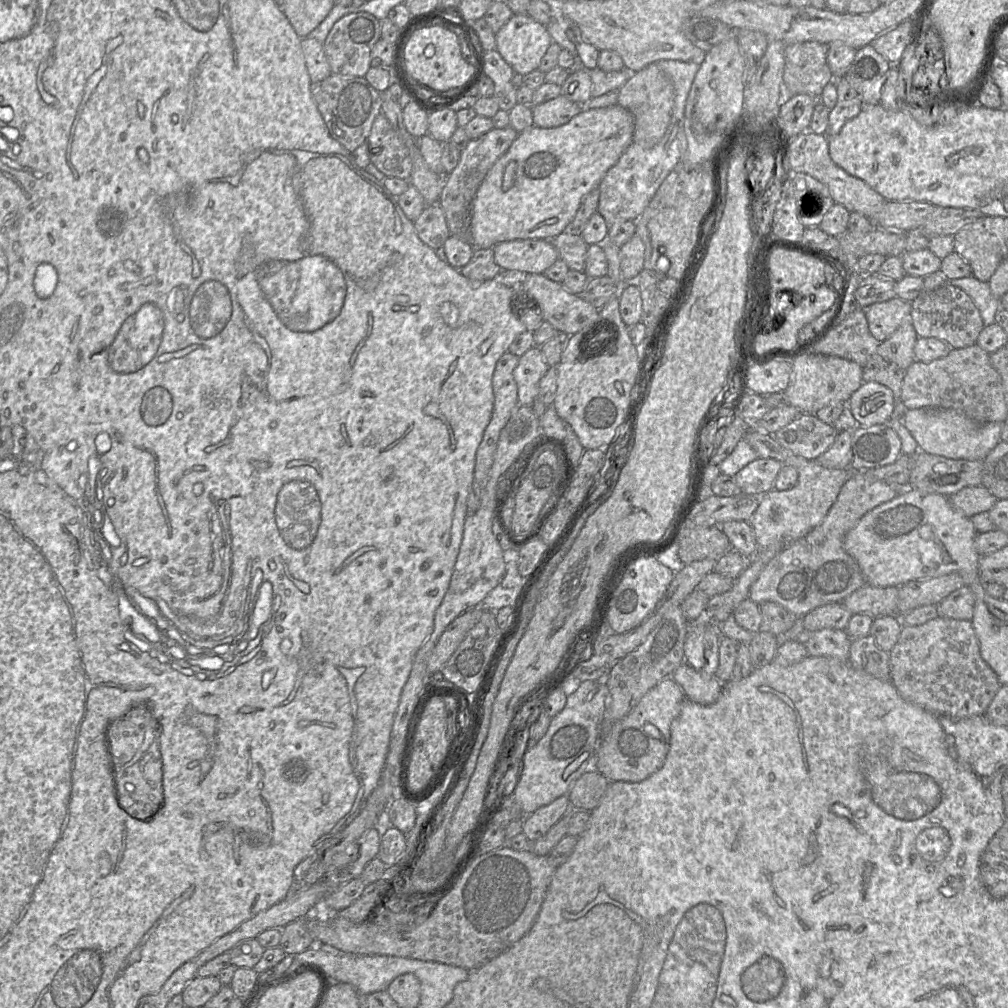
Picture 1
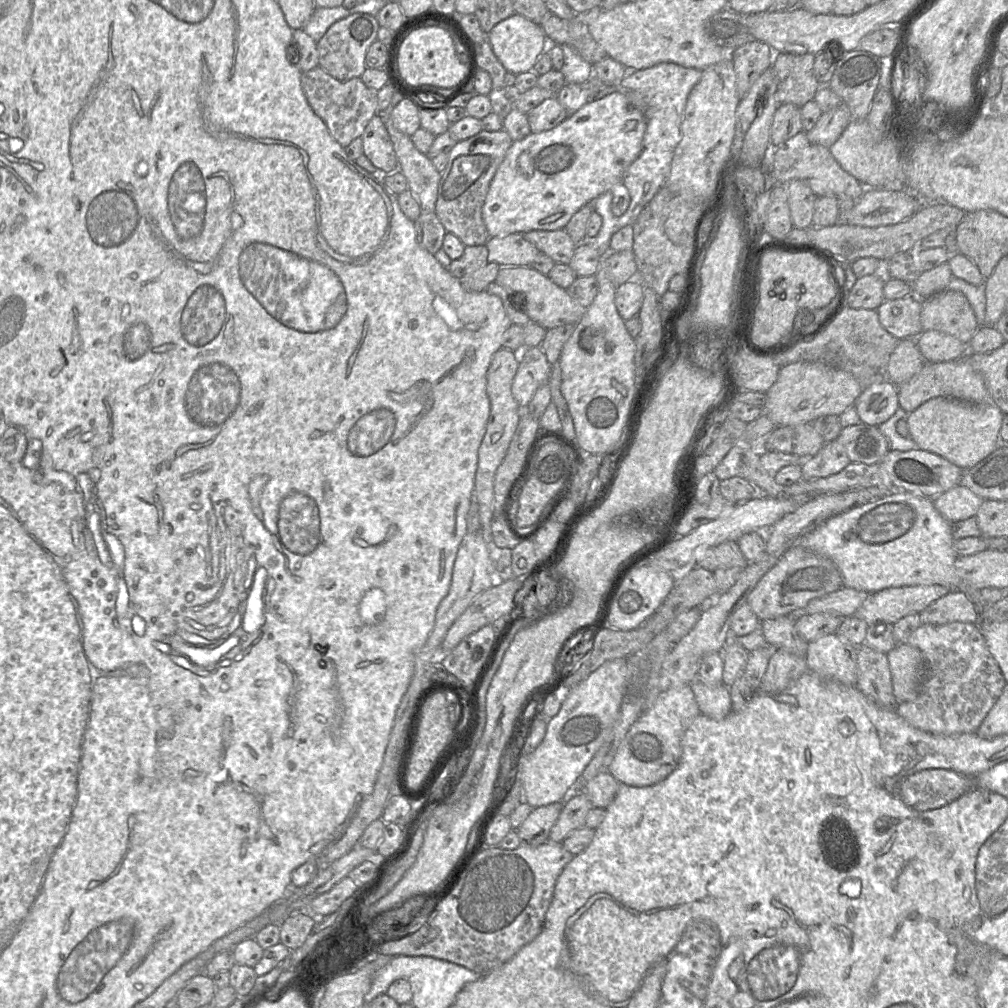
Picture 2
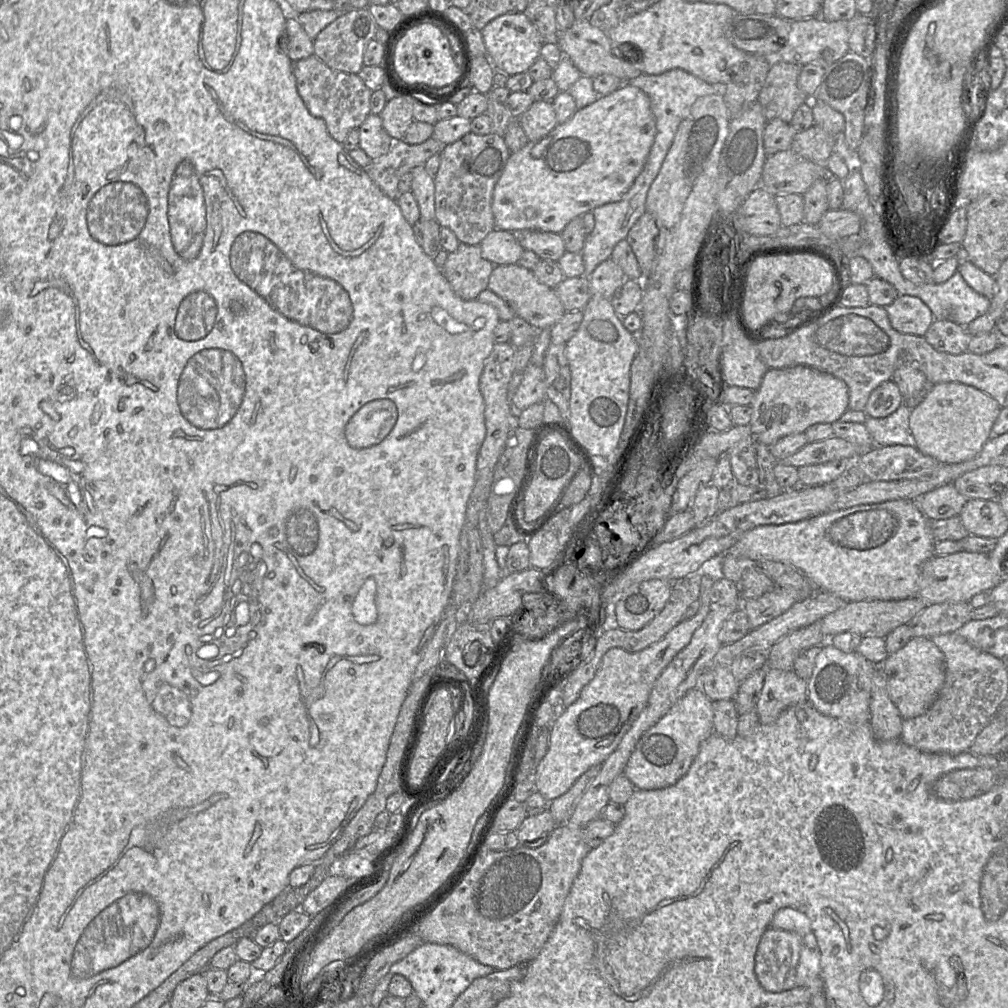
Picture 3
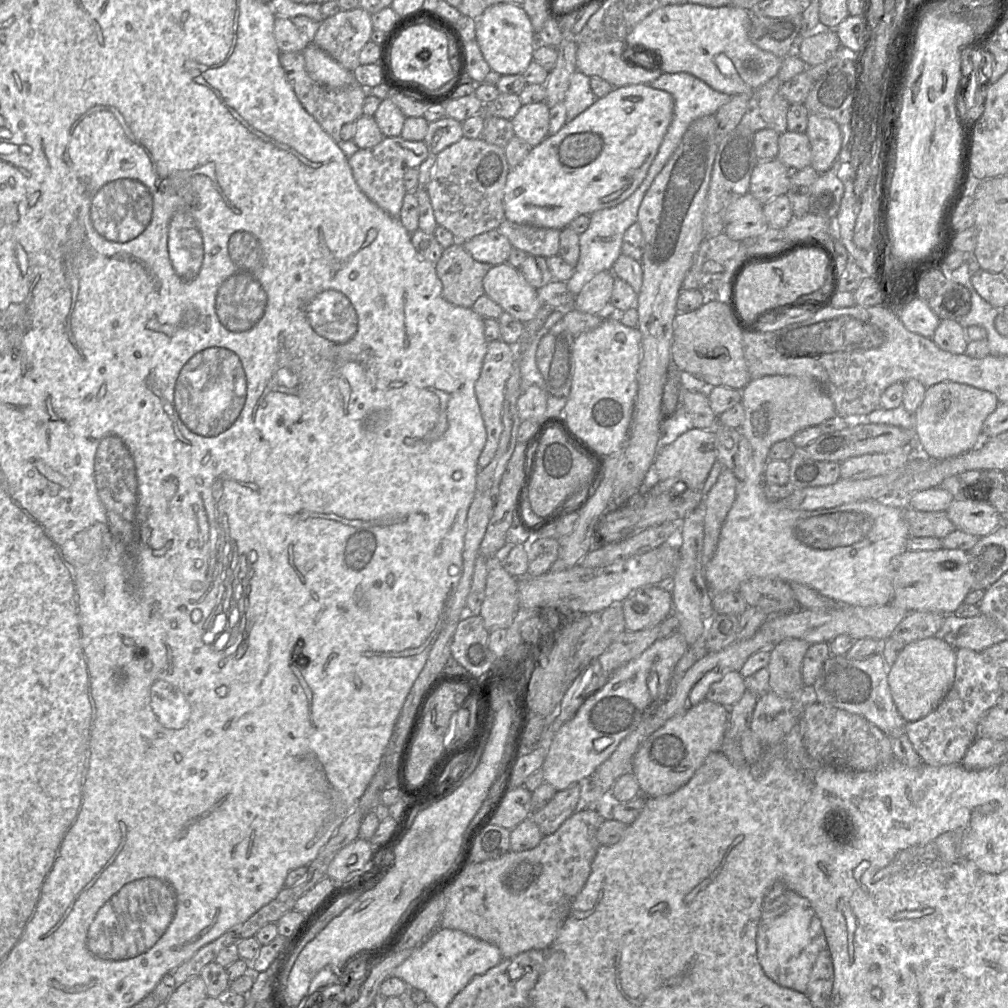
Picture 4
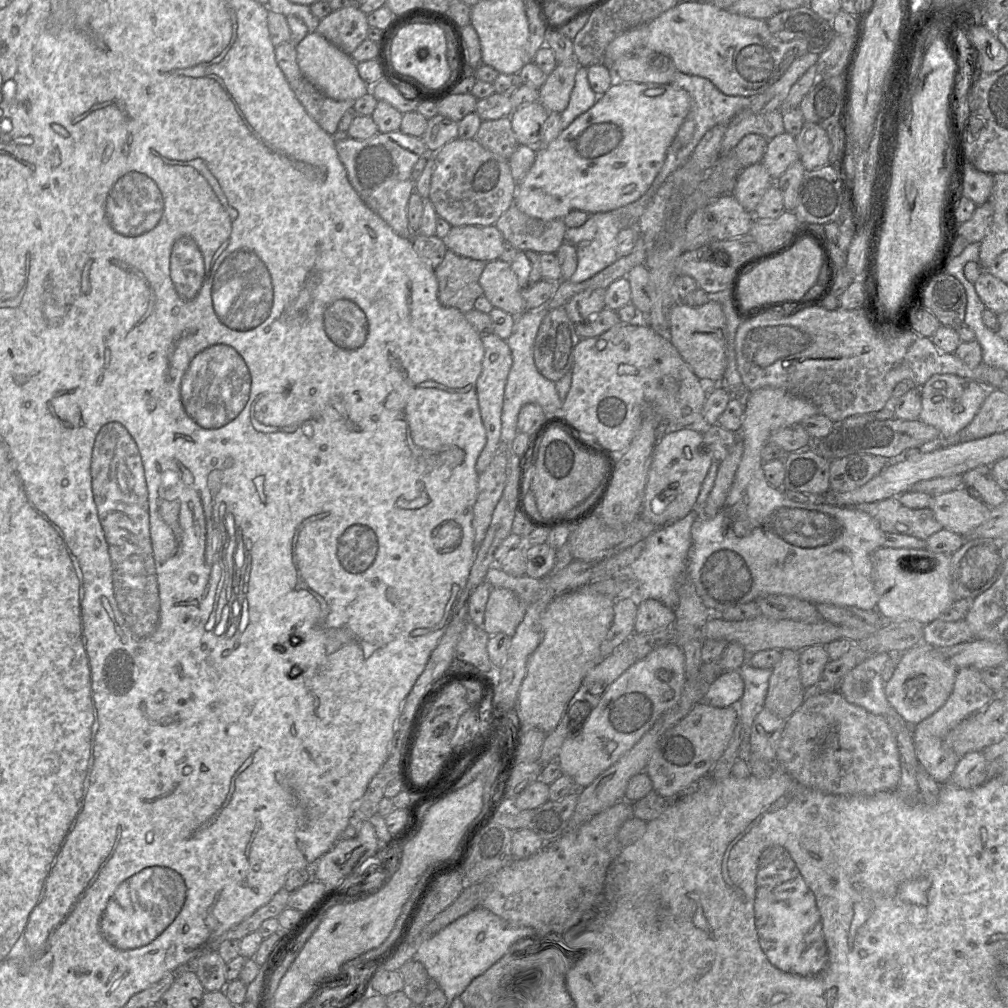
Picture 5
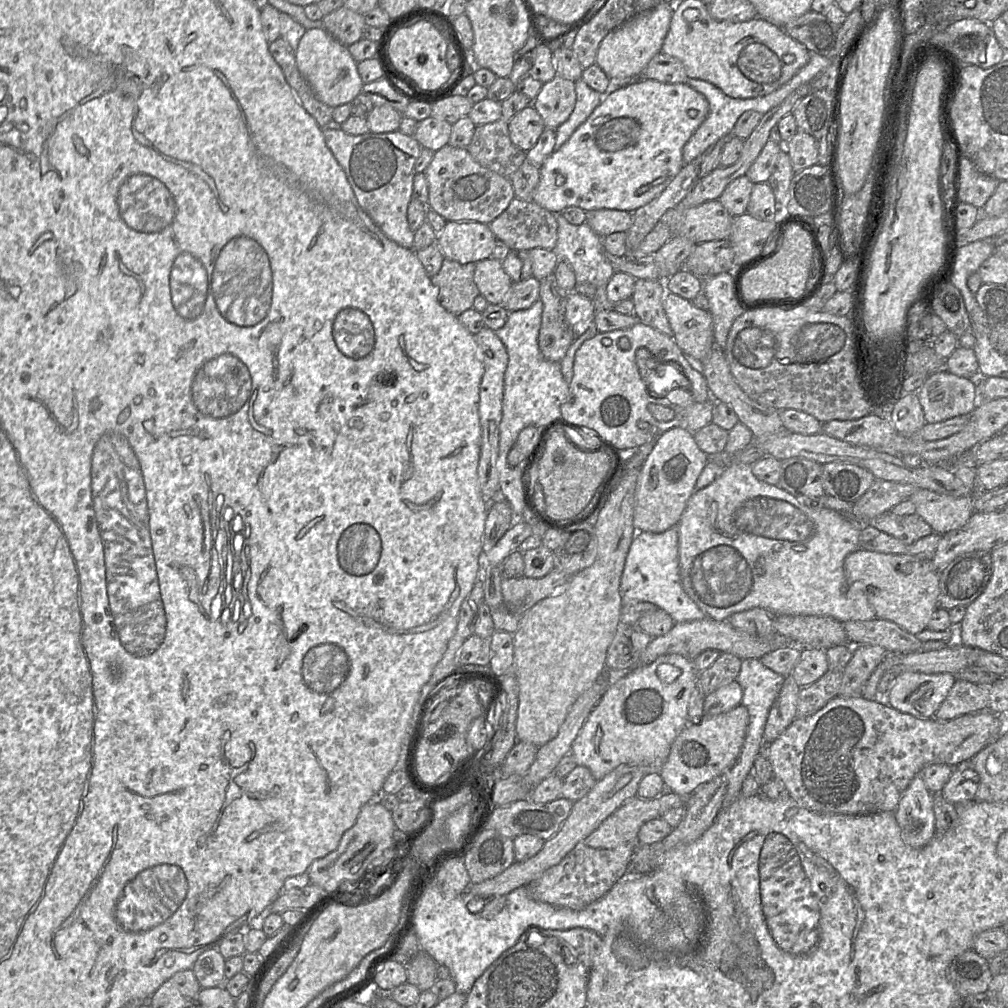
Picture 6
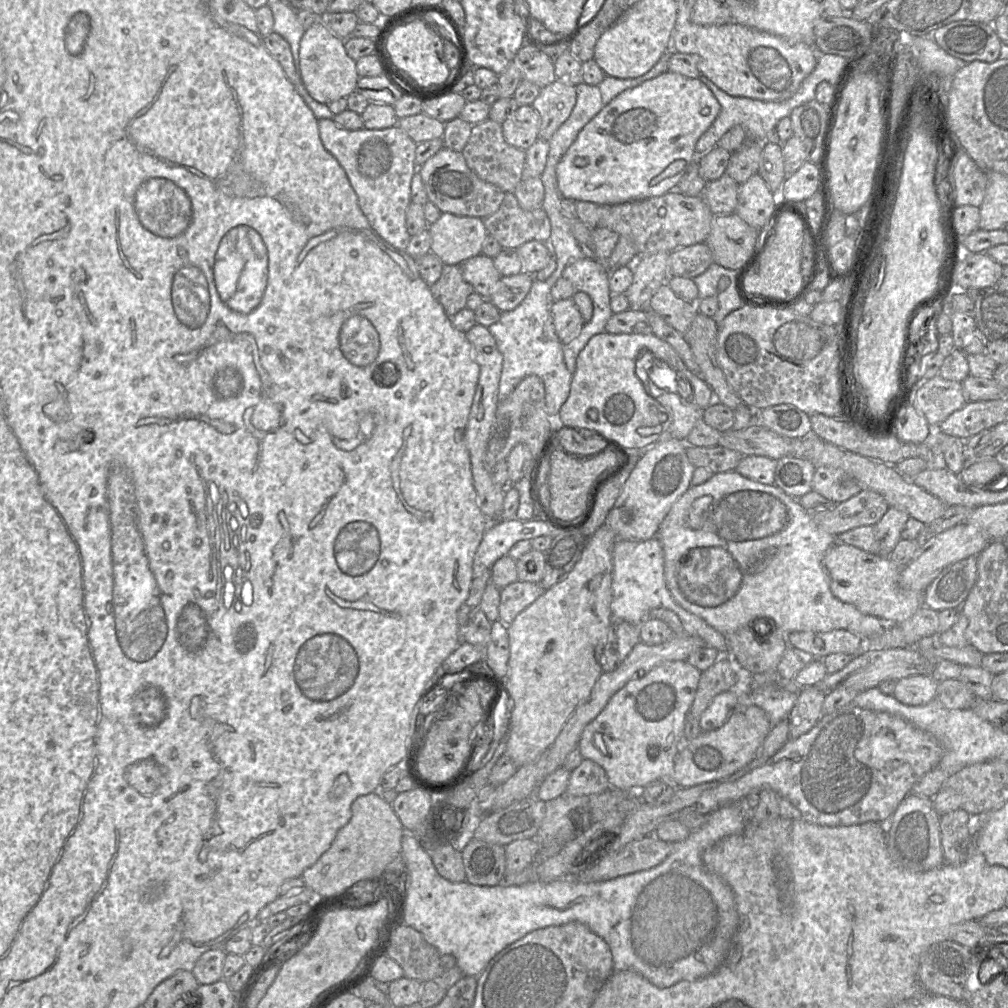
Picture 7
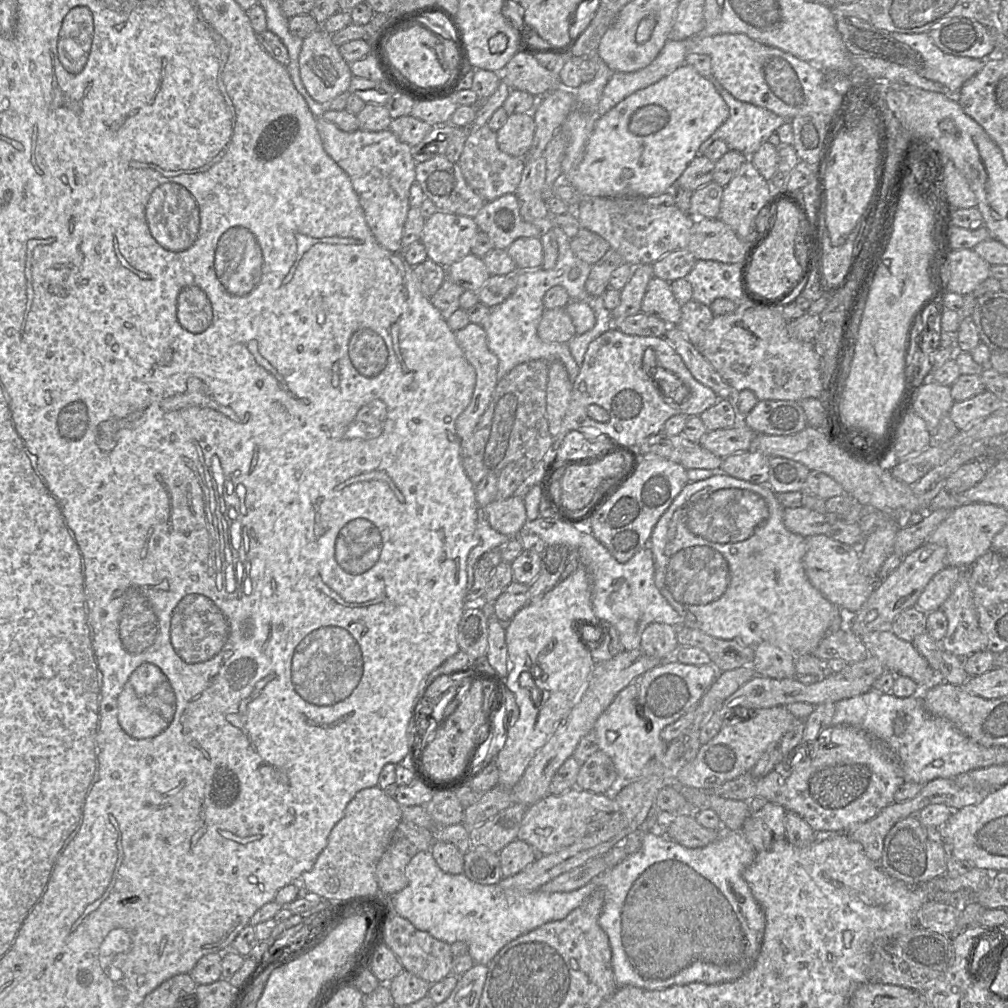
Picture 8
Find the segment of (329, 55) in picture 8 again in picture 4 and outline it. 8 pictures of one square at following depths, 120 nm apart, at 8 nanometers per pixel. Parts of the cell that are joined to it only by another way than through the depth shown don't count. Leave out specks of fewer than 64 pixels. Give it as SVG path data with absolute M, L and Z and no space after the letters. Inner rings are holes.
M310 43L302 54L307 73L318 83L331 88L344 88L356 84L352 72L343 68L316 45Z

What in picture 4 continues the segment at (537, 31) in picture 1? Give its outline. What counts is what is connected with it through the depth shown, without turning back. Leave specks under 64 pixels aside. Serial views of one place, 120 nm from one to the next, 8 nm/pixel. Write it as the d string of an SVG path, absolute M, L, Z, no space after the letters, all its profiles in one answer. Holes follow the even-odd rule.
M501 3L488 7L475 19L476 40L485 61L500 75L523 74L533 61L537 44L530 18L520 5Z

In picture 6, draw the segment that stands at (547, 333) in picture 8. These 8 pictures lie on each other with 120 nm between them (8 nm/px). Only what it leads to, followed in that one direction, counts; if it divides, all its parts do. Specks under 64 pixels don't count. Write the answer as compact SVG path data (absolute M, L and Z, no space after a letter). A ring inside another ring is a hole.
M575 291L564 294L564 320L574 338L581 336L588 329L595 313L592 298Z

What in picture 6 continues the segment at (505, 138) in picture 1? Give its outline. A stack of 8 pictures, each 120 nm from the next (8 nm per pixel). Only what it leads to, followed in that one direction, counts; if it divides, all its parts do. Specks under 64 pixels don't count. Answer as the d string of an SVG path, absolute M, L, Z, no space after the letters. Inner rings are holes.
M450 144L434 152L432 161L423 172L428 181L428 208L446 221L476 221L491 223L515 197L509 178L481 166L470 155L467 148Z

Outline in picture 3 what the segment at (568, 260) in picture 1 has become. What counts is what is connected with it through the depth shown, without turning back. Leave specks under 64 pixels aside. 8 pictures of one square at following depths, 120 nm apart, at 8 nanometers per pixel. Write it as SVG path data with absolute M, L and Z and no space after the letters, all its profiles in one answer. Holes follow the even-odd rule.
M517 230L515 238L525 250L530 250L540 259L558 261L566 252L561 234L539 230Z

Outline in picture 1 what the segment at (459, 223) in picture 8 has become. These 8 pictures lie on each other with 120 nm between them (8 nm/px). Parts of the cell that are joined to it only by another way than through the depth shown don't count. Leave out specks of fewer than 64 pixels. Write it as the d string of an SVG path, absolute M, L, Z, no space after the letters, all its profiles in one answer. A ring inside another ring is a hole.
M551 240L507 241L492 249L494 260L502 270L543 274L559 259L558 251Z

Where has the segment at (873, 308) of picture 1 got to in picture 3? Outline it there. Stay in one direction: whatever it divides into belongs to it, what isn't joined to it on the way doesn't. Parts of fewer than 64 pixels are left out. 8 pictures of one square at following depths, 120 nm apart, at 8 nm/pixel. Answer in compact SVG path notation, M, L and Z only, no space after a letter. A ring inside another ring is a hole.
M898 295L886 312L892 327L903 334L923 337L934 321L929 307L910 295Z

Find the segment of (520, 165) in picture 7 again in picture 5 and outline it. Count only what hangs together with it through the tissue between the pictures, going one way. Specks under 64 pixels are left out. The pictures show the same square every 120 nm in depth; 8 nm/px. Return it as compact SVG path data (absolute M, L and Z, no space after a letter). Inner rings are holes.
M510 116L482 121L475 140L485 149L506 160L511 158L519 146L512 129Z

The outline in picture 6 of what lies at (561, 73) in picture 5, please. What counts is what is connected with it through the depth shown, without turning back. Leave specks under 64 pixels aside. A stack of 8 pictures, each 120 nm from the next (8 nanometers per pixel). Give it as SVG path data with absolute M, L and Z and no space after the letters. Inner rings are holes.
M556 75L544 83L532 105L546 128L556 129L571 115L576 103L575 82Z

